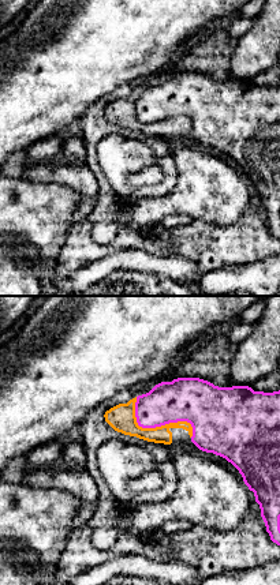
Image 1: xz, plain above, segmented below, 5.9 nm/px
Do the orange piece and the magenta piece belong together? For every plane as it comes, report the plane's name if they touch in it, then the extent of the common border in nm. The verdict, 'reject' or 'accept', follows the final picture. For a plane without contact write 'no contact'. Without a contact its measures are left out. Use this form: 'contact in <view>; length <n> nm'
contact in xz; length 420 nm

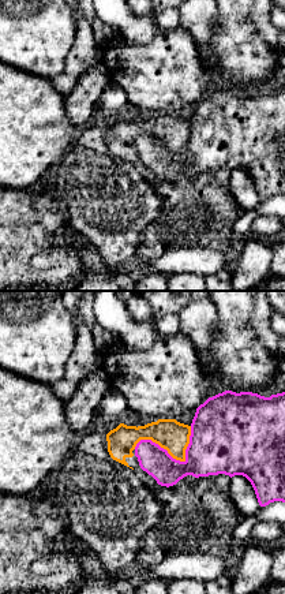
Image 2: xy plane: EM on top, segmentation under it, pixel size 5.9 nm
contact in xy; length 360 nm

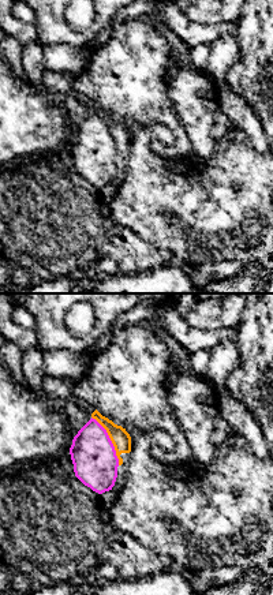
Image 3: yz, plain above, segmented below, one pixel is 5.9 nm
contact in yz; length 340 nm

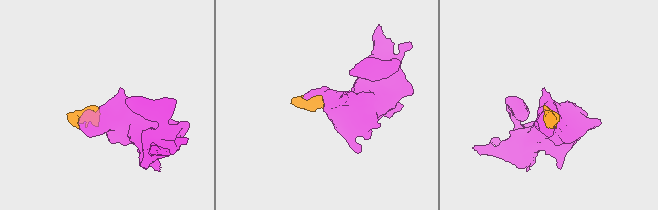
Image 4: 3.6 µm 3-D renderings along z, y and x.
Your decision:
reject

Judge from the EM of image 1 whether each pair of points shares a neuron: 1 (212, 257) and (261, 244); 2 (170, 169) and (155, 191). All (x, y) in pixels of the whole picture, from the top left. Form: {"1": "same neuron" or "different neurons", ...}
{"1": "same neuron", "2": "same neuron"}

